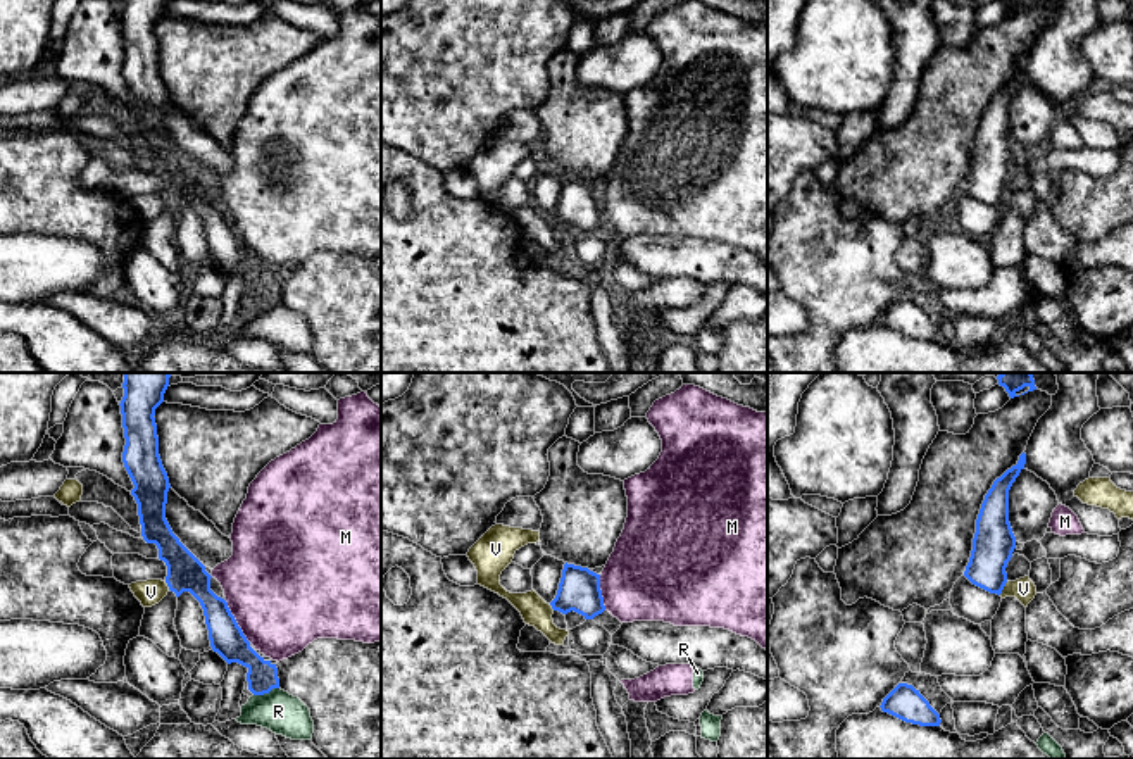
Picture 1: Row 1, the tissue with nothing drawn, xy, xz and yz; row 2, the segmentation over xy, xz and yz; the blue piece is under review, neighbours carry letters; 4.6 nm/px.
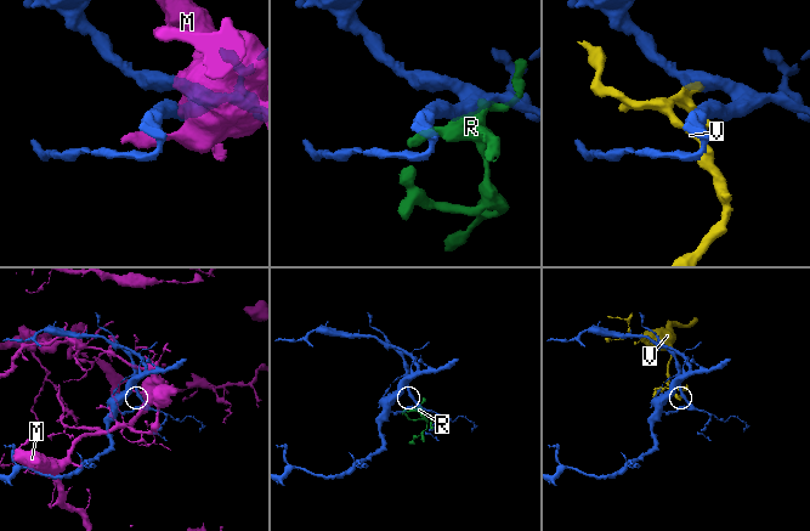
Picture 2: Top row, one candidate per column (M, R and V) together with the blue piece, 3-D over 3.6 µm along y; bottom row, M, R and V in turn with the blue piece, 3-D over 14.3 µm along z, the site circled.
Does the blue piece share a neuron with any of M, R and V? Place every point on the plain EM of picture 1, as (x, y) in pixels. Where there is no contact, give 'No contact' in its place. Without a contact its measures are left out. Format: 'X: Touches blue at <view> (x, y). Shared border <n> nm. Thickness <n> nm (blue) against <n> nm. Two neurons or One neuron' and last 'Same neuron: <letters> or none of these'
M: Touches blue at xy (235, 235). Shared border 240 nm. Thickness 160 nm (blue) against 480 nm. Two neurons
R: Touches blue at xy (266, 306). Shared border 130 nm. Thickness 140 nm (blue) against 190 nm. Two neurons
V: Touches blue at yz (1002, 202). Shared border 80 nm. Thickness 200 nm (blue) against 110 nm. Two neurons
Same neuron: none of these

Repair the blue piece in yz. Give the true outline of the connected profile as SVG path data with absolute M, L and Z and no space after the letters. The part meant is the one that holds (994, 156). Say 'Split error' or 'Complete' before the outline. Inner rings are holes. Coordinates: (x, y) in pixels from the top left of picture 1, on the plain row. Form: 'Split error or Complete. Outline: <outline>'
Complete. Outline: M1026 67L1016 79L997 91L985 109L973 152L973 164L964 190L976 200L1000 209L1007 197L1007 176L1016 162L1009 136L1009 104L1024 83Z

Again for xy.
Complete. Outline: M122 0L121 14L124 66L122 76L135 98L131 109L138 117L141 150L155 157L159 172L167 179L166 197L179 210L190 205L202 219L209 254L228 278L238 276L248 283L248 304L254 309L279 302L278 281L260 271L252 260L228 216L210 204L205 179L179 155L166 133L167 86L159 69L155 22L164 16L167 0Z

